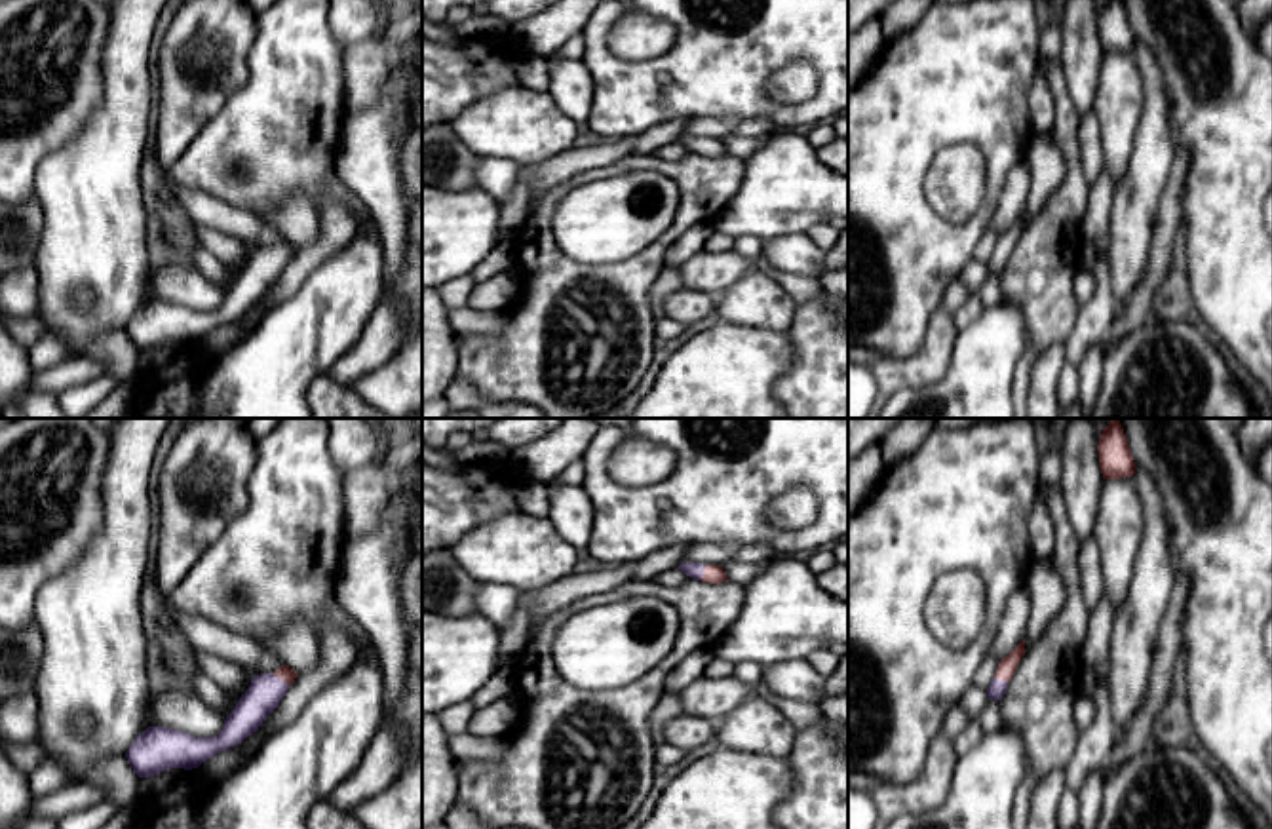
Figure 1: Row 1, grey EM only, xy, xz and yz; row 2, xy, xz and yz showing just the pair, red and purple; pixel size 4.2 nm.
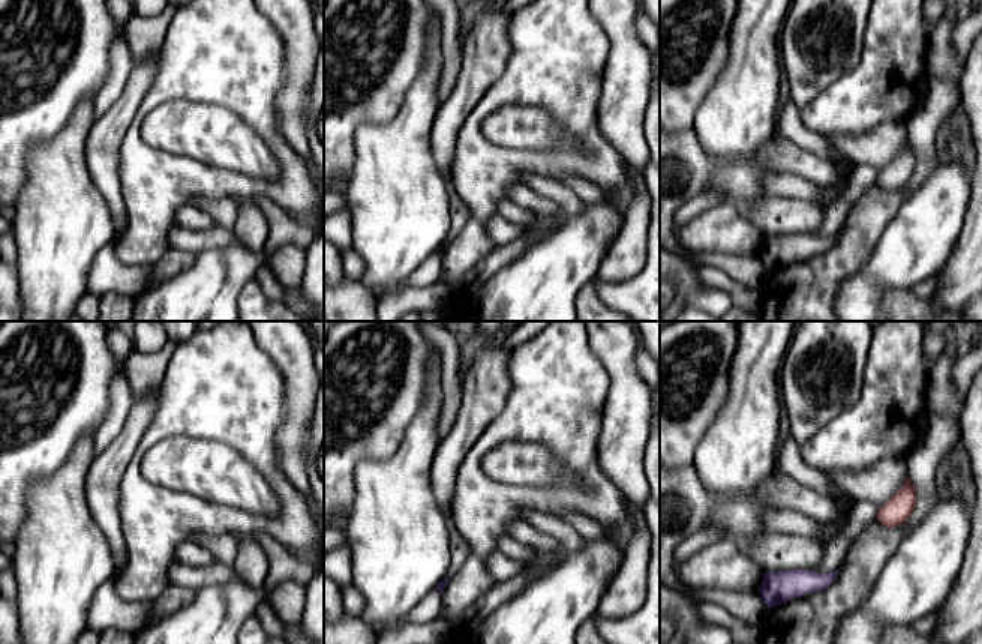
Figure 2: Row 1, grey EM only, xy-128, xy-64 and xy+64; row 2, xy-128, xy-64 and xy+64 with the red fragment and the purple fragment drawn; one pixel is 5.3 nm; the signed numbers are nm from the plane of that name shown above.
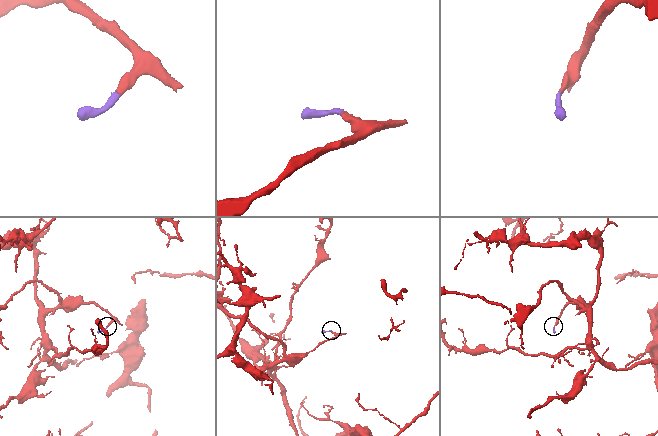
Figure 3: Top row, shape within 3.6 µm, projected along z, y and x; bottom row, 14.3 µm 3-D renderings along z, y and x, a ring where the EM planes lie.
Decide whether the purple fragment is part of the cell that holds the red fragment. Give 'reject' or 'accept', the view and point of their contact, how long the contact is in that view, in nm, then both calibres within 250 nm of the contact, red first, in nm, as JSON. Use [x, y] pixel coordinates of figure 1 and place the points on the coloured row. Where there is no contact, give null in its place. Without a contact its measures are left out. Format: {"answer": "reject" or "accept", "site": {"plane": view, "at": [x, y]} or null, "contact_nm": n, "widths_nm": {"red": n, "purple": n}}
{"answer": "accept", "site": {"plane": "xy", "at": [280, 677]}, "contact_nm": 90, "widths_nm": {"red": 70, "purple": 140}}

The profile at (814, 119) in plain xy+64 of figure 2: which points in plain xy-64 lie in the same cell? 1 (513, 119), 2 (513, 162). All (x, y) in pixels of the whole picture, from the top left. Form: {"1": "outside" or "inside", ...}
{"1": "outside", "2": "inside"}

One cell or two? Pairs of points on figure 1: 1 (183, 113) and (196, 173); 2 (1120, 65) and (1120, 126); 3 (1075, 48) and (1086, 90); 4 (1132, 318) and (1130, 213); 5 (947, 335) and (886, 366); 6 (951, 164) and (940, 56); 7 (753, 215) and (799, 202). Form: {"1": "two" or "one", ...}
{"1": "two", "2": "one", "3": "one", "4": "two", "5": "one", "6": "two", "7": "one"}

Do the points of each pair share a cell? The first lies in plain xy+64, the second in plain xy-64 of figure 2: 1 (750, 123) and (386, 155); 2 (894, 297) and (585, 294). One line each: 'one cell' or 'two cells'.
1: one cell
2: one cell

